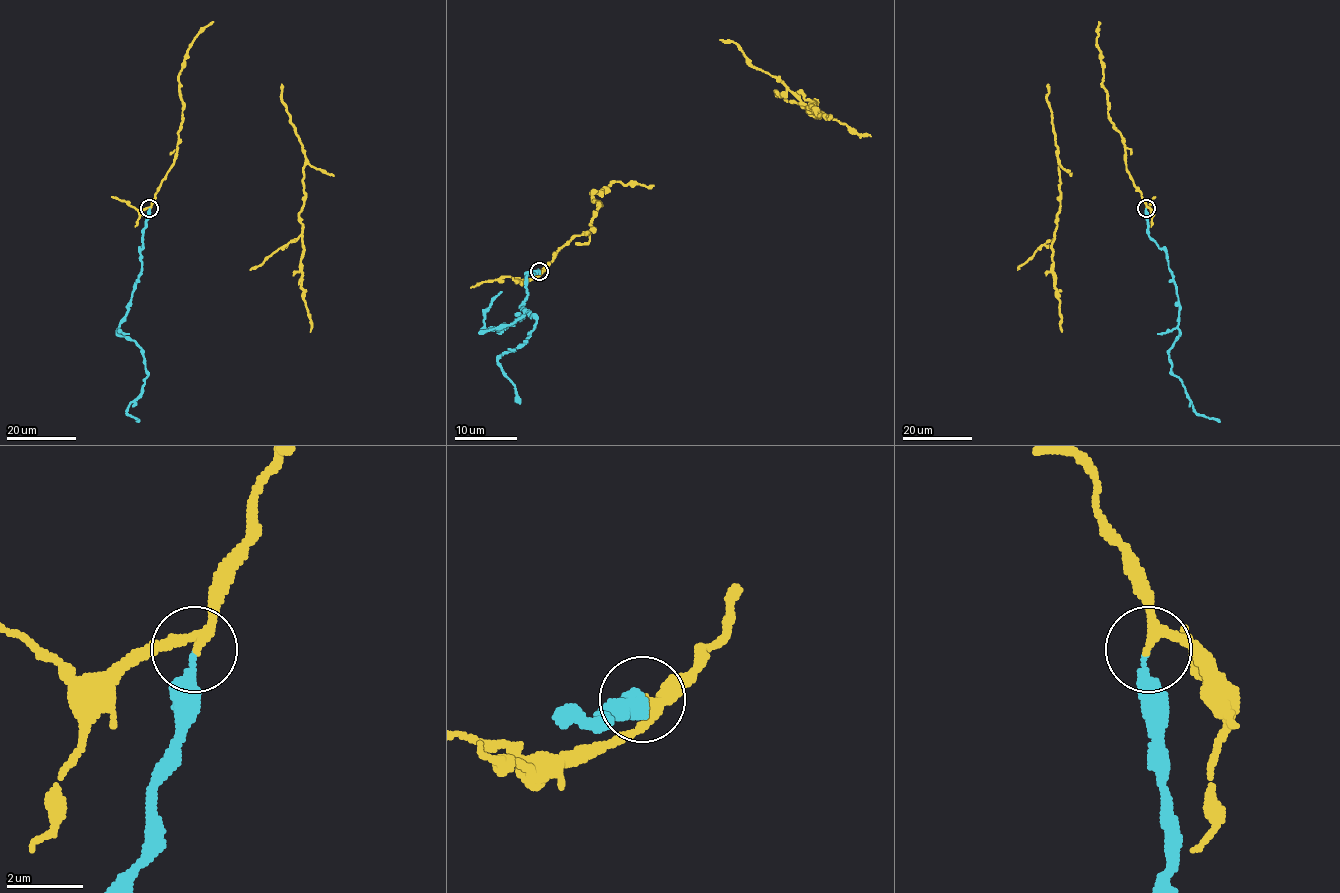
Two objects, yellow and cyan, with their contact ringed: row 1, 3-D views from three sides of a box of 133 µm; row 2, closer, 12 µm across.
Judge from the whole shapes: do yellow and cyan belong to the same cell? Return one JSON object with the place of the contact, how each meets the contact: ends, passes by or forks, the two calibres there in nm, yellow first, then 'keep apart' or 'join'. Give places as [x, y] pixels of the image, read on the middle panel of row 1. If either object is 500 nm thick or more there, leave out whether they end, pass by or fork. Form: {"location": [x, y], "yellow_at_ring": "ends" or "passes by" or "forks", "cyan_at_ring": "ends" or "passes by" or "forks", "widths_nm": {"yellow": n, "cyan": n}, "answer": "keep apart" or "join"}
{"location": [539, 271], "yellow_at_ring": "passes by", "cyan_at_ring": "ends", "widths_nm": {"yellow": 200, "cyan": 200}, "answer": "keep apart"}

